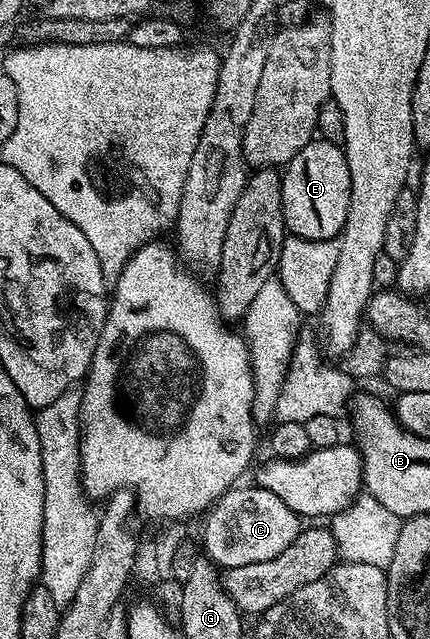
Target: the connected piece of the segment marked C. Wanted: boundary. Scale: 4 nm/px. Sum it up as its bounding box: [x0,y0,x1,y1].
[200,484,304,570]

